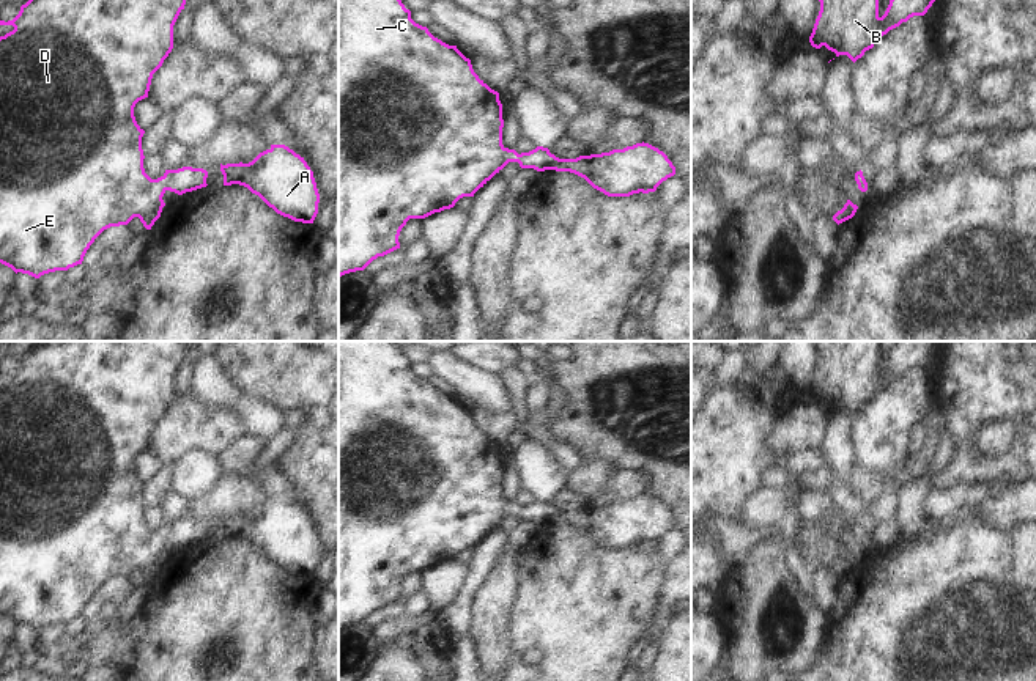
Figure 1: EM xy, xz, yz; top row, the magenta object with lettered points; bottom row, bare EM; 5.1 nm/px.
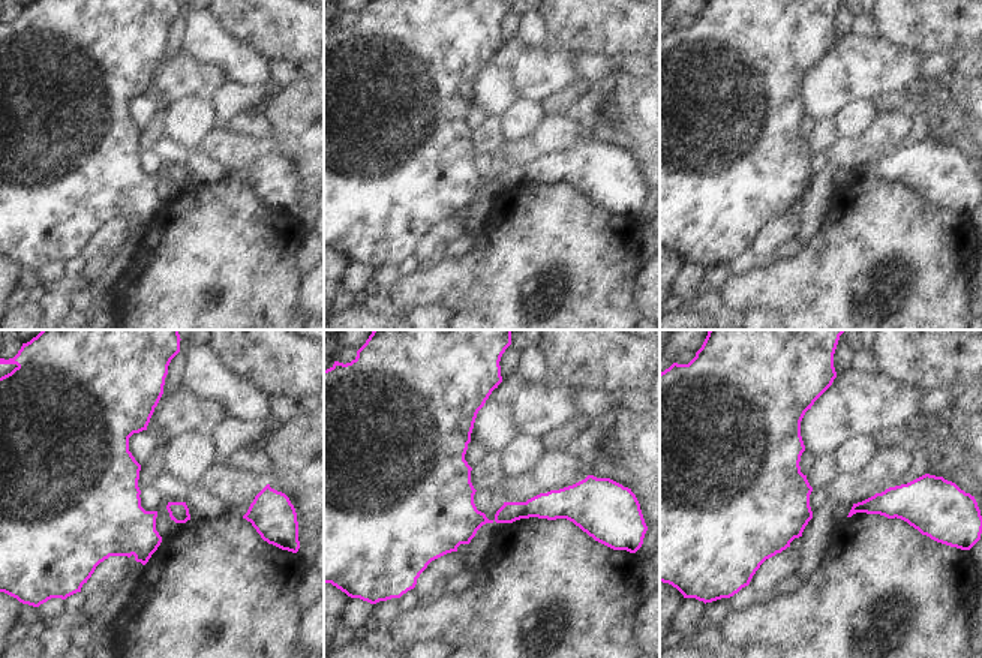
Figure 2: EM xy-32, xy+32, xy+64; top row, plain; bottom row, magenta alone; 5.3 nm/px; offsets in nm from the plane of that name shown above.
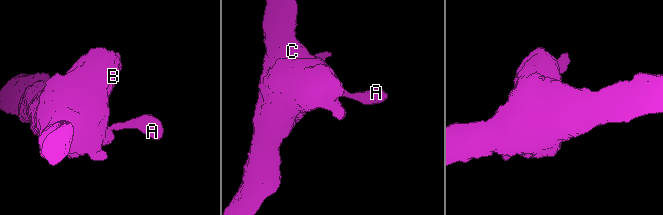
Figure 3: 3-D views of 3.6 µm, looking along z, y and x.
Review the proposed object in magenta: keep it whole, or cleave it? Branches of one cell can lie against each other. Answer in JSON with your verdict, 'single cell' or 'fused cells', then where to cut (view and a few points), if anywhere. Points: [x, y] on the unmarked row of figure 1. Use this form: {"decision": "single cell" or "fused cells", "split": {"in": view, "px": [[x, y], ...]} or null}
{"decision": "single cell", "split": null}

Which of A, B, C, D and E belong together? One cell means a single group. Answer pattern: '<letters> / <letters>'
A B C D E

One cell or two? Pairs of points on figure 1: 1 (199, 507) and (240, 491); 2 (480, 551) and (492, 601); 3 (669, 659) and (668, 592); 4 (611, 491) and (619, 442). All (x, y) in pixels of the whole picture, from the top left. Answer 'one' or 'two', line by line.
1: one
2: two
3: two
4: two

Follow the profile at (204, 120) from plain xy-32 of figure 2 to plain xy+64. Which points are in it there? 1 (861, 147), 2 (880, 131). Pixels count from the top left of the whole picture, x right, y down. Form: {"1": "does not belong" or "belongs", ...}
{"1": "does not belong", "2": "does not belong"}

